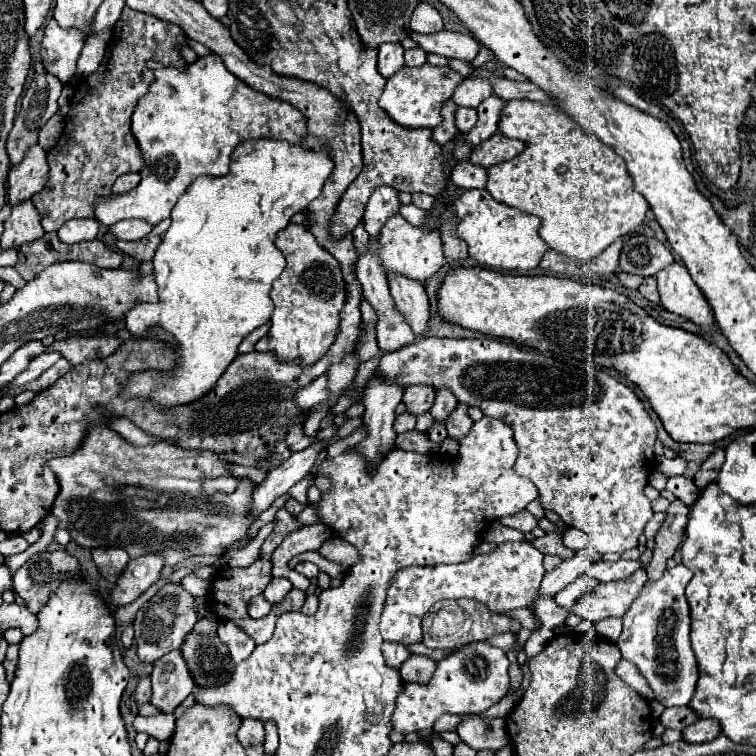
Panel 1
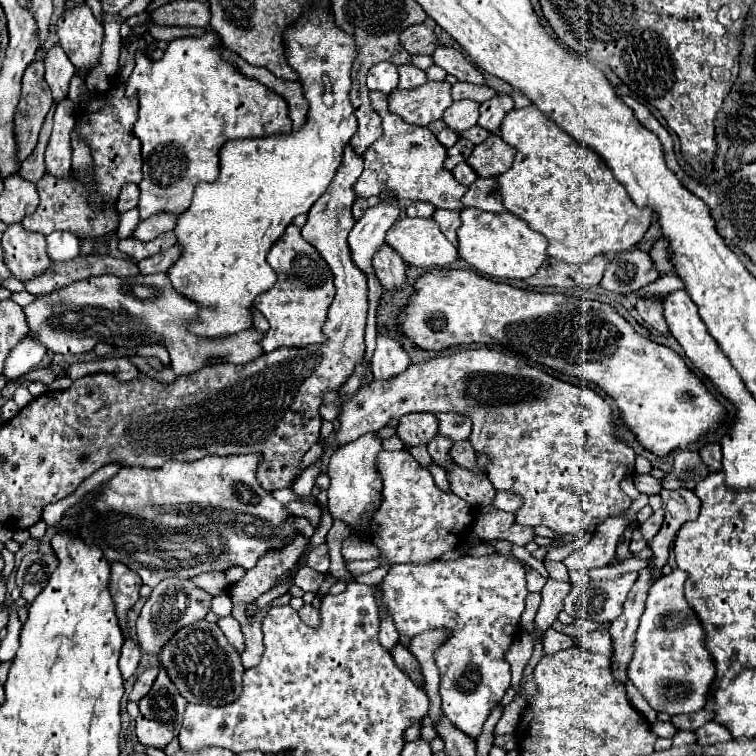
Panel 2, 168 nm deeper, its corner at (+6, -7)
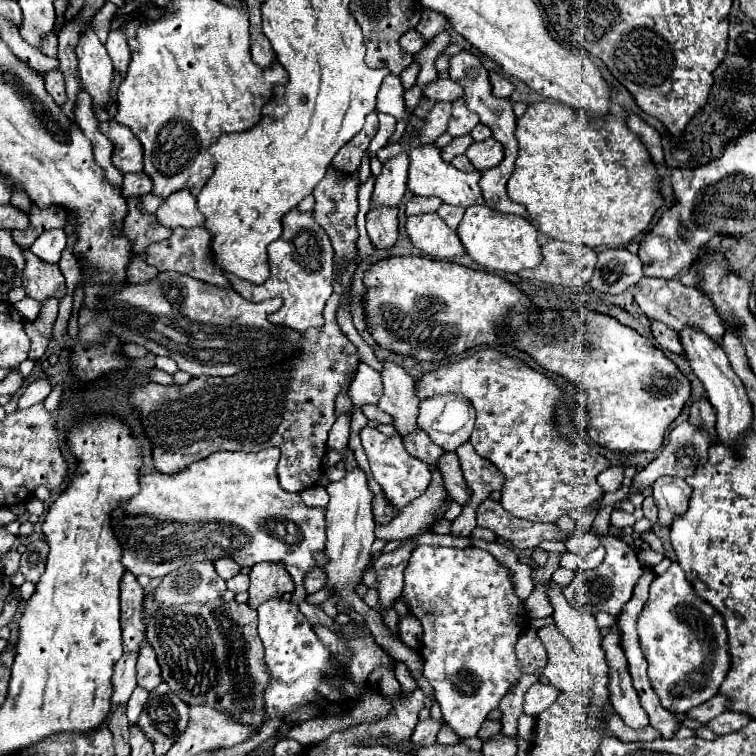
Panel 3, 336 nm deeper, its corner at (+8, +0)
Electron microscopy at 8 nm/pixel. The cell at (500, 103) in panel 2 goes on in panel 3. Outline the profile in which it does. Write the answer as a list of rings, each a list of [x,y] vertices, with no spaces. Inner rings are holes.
[[[492,73],[490,75],[490,83],[492,83],[492,95],[500,97],[500,99],[508,99],[514,91],[514,85],[508,81],[508,77]]]

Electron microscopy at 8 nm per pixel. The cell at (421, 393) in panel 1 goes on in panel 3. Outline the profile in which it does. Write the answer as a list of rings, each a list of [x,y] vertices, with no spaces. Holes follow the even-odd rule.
[[[420,427],[414,433],[408,433],[406,437],[402,435],[402,443],[410,455],[422,459],[428,465],[436,465],[436,459],[444,453]]]

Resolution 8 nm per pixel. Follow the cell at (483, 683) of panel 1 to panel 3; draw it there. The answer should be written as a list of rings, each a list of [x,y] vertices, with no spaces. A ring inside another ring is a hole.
[[[416,547],[404,569],[402,601],[408,613],[420,619],[424,627],[424,677],[434,687],[434,697],[442,707],[444,721],[460,737],[476,737],[484,719],[492,709],[498,707],[506,695],[510,683],[520,679],[516,665],[514,643],[524,631],[524,605],[516,595],[512,581],[514,573],[488,551],[478,547],[456,549],[456,547]]]

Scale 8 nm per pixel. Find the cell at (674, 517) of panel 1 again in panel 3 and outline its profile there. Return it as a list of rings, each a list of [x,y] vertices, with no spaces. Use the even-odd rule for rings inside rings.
[[[618,617],[614,619],[610,633],[602,637],[602,649],[606,653],[608,661],[608,691],[610,691],[610,703],[614,705],[616,713],[624,719],[626,725],[640,729],[648,725],[648,715],[644,713],[638,693],[632,687],[632,677],[628,671],[628,661],[622,649],[622,635]]]

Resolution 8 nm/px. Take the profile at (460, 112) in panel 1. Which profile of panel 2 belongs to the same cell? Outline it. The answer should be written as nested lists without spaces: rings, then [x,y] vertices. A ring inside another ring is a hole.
[[[474,126],[474,128],[470,128],[468,132],[462,134],[462,138],[468,138],[472,144],[480,144],[480,142],[484,142],[488,136],[490,136],[490,132],[488,132],[486,128],[480,128],[480,126]]]

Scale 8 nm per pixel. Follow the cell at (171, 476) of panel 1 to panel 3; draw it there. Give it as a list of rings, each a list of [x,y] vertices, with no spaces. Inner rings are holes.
[[[268,447],[258,453],[218,451],[172,475],[162,475],[158,471],[140,475],[140,493],[122,501],[112,511],[112,531],[122,547],[122,565],[134,575],[148,575],[156,579],[178,569],[180,565],[204,559],[216,561],[220,557],[230,557],[240,567],[252,567],[262,561],[282,561],[294,583],[302,587],[304,573],[316,565],[312,553],[316,549],[324,549],[324,509],[306,507],[296,493],[280,489],[276,481],[278,457],[280,451],[276,447]],[[152,519],[158,523],[148,523]]]

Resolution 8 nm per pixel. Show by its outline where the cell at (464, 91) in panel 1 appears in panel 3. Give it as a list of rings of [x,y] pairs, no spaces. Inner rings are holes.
[[[460,97],[456,101],[452,101],[452,117],[448,121],[448,133],[452,137],[460,137],[460,135],[468,135],[476,125],[478,125],[478,117],[476,113],[472,113],[466,107],[466,101]]]

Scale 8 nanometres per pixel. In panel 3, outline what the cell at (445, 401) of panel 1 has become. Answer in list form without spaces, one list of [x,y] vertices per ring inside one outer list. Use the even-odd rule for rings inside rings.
[[[444,451],[440,461],[438,461],[438,469],[442,473],[442,479],[444,479],[444,487],[448,491],[448,495],[452,495],[452,499],[460,505],[464,505],[470,497],[470,489],[466,487],[466,481],[462,477],[462,471],[460,471],[460,463],[458,463],[458,457],[454,451]]]

